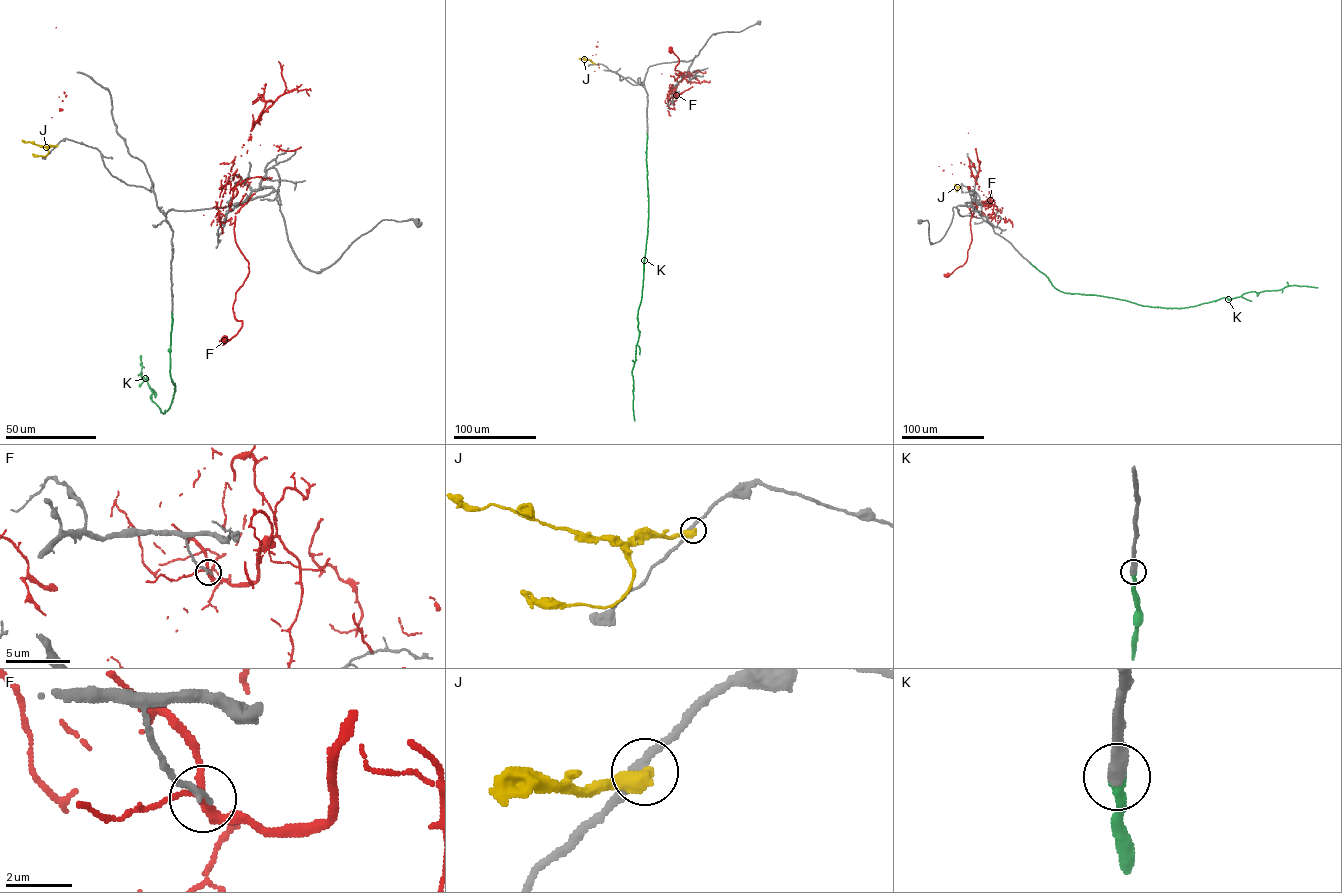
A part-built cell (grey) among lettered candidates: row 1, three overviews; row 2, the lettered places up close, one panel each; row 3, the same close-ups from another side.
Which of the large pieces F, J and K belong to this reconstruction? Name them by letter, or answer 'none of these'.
K

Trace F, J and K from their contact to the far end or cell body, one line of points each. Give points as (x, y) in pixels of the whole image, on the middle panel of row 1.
F: (674, 90), (675, 95), (675, 86), (686, 75), (692, 75), (683, 78), (594, 71)
J: (595, 64), (579, 58)
K: (647, 133), (648, 215), (641, 299), (637, 315), (639, 334), (632, 371), (634, 420)

